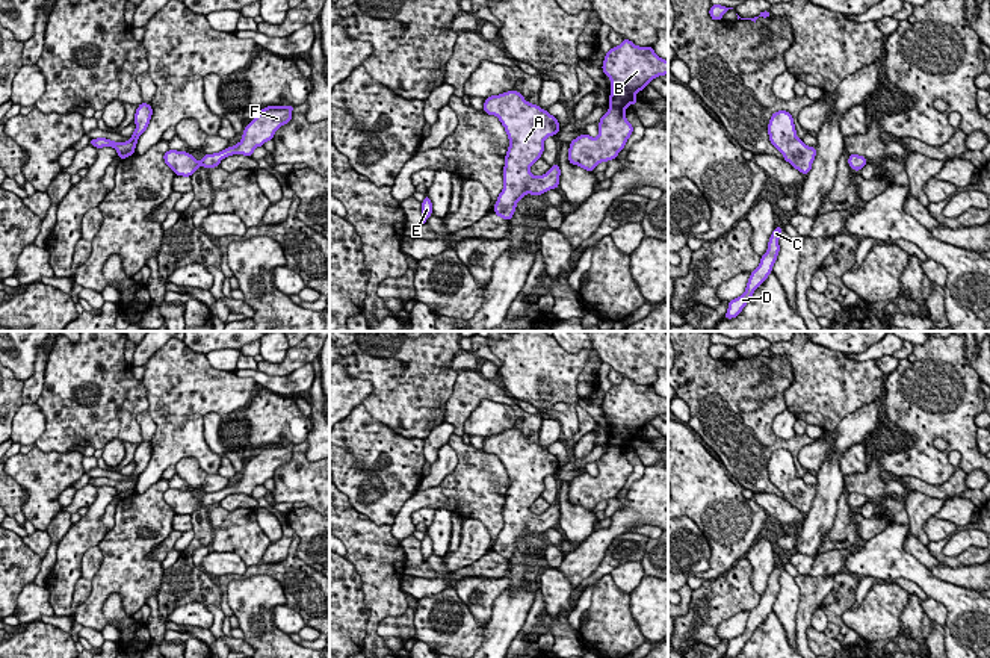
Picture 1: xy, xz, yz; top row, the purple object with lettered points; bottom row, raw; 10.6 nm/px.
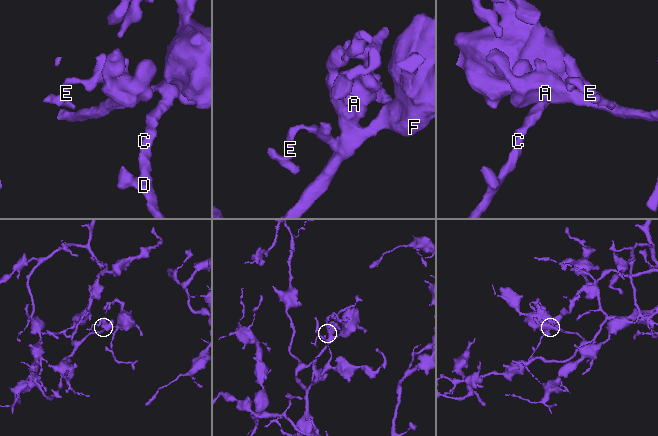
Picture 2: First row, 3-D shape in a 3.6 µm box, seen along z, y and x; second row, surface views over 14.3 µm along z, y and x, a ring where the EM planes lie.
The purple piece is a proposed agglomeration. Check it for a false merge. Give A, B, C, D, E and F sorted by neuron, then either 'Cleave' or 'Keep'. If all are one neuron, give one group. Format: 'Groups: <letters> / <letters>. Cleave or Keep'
Groups: A B C D E F. Keep

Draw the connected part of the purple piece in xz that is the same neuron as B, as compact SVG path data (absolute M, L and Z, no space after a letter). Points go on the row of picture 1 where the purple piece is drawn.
M623 39L603 61L603 73L611 79L609 110L599 121L599 136L583 133L570 142L568 162L585 171L612 159L624 148L633 133L626 107L636 104L635 95L648 83L668 74L668 61L659 57L651 45L639 47Z

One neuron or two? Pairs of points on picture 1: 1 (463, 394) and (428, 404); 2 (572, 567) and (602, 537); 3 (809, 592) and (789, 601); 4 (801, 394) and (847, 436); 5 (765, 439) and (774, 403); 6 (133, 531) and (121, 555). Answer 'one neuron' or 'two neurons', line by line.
1: two neurons
2: one neuron
3: two neurons
4: two neurons
5: one neuron
6: one neuron

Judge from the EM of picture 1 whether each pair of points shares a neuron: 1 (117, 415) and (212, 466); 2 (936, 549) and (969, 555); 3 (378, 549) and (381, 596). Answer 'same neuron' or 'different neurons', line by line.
1: different neurons
2: same neuron
3: same neuron

